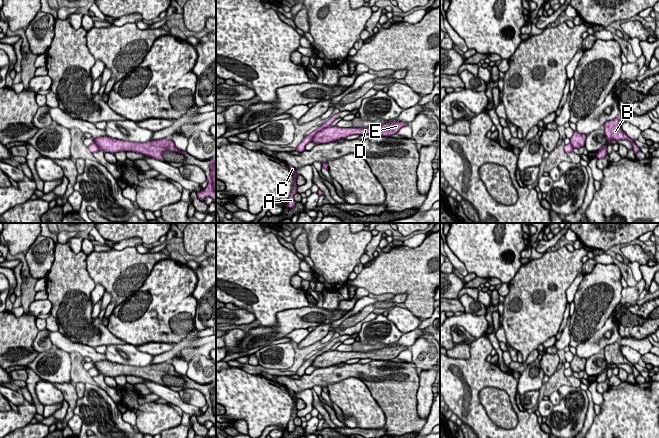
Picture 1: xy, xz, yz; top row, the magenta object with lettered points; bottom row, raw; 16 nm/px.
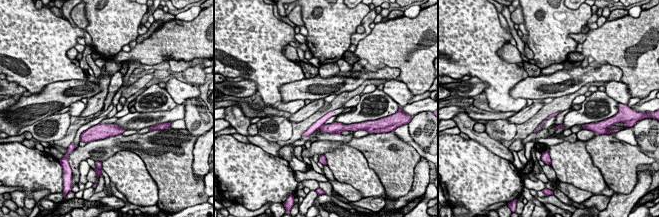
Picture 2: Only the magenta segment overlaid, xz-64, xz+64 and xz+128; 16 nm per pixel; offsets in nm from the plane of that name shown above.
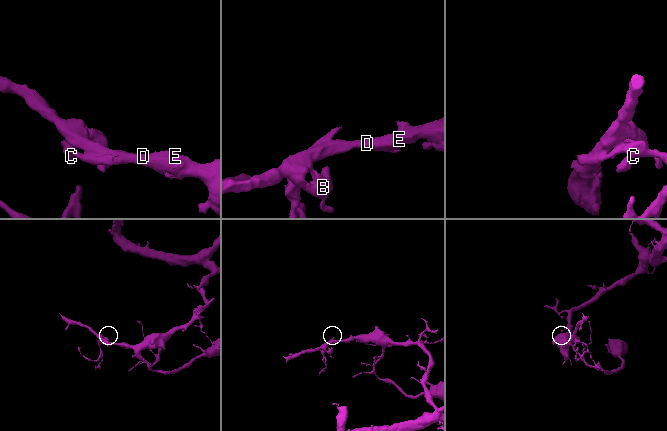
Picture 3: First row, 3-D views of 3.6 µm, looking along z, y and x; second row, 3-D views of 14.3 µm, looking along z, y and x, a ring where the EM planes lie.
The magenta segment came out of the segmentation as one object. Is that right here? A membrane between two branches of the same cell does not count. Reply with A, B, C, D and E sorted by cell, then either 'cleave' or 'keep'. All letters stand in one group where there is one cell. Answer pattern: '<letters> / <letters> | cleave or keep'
A B C D E | keep

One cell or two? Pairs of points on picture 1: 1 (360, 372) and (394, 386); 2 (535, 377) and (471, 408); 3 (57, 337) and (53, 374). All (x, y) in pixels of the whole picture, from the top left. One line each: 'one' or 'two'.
1: one
2: two
3: two

